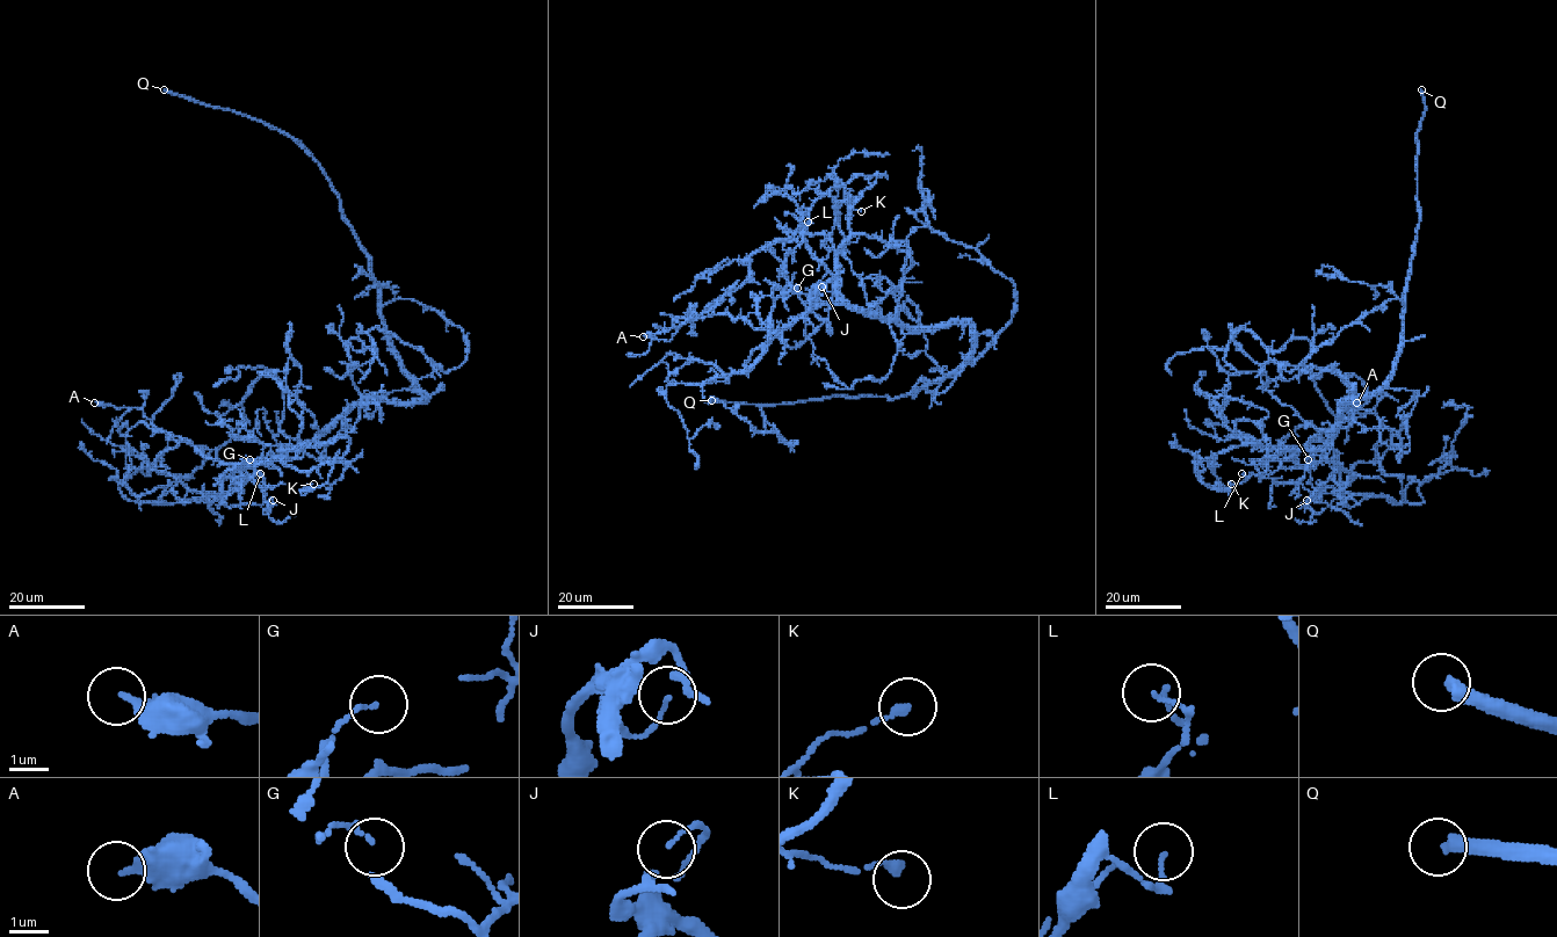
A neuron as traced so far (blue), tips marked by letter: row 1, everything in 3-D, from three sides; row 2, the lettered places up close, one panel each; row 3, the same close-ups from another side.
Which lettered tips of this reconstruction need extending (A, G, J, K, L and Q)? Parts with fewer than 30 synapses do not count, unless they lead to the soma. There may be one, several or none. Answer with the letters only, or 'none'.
J, Q

